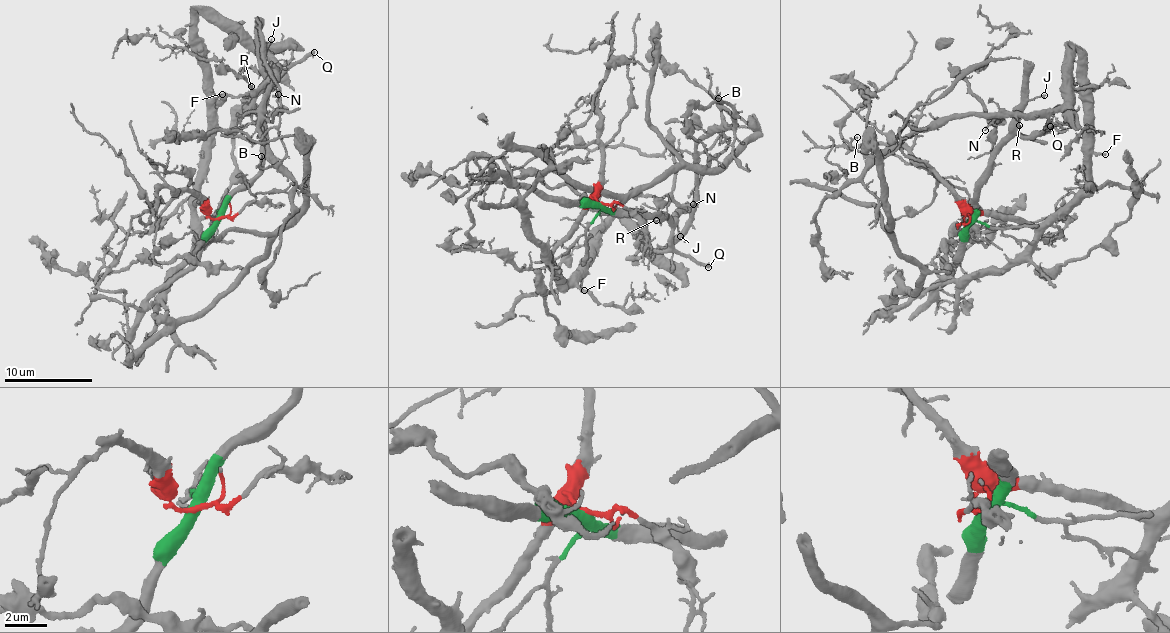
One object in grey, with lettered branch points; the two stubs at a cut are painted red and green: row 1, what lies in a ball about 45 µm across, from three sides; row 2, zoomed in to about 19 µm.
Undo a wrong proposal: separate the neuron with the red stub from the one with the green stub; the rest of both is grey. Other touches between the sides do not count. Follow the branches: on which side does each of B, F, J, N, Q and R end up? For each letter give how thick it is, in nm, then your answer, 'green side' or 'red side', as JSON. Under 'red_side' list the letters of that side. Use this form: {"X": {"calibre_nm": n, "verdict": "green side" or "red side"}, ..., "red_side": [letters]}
{"B": {"calibre_nm": 140, "verdict": "green side"}, "F": {"calibre_nm": 150, "verdict": "red side"}, "J": {"calibre_nm": 120, "verdict": "green side"}, "N": {"calibre_nm": 140, "verdict": "red side"}, "Q": {"calibre_nm": 300, "verdict": "green side"}, "R": {"calibre_nm": 120, "verdict": "green side"}, "red_side": ["F", "N"]}

